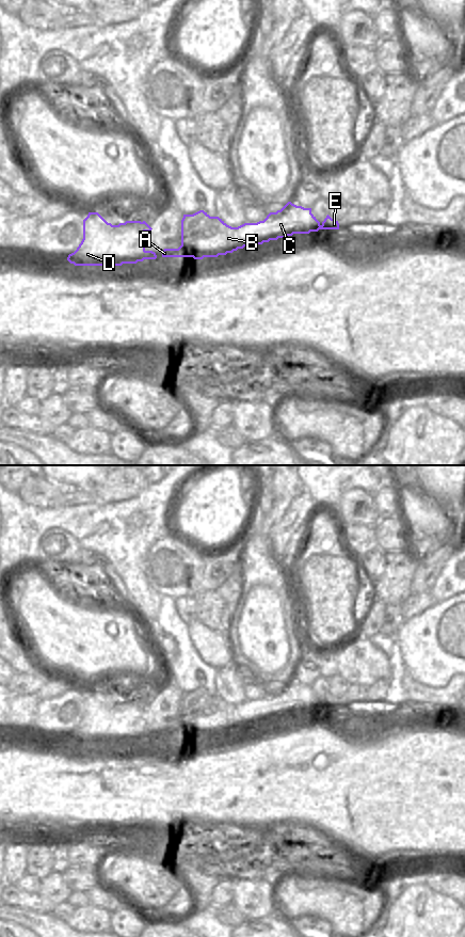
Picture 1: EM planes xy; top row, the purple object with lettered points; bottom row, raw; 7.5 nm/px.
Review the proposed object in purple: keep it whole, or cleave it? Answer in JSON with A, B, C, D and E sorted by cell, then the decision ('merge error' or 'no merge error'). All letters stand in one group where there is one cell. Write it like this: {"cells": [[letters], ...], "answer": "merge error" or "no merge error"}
{"cells": [["A", "B", "C", "E"], ["D"]], "answer": "merge error"}

